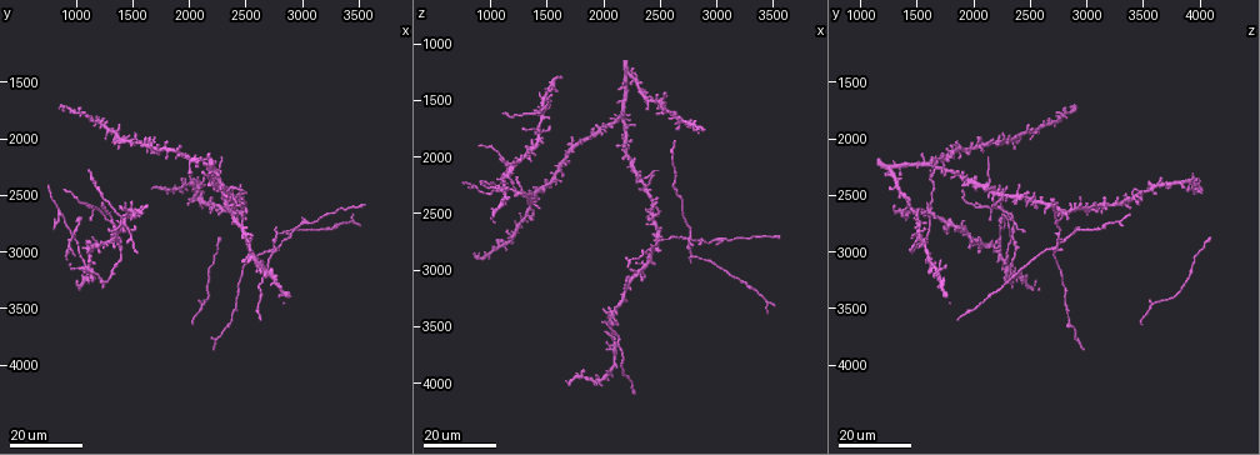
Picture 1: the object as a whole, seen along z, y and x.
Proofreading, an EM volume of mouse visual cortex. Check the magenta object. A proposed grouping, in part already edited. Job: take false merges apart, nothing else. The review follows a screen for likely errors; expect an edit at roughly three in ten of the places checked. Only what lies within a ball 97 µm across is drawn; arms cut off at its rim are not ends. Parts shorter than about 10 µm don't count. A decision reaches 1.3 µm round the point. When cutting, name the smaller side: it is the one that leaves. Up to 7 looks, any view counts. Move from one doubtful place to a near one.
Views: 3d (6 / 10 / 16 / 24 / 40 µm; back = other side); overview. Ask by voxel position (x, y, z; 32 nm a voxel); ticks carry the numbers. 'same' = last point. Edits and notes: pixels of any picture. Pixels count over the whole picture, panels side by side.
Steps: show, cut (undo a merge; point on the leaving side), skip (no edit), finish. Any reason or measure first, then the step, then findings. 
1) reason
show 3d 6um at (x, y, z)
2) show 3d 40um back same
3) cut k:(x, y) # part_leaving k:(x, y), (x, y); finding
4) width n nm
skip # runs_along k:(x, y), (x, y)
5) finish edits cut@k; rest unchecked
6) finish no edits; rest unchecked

side arm on a straight run
show 3d 16um at (2080, 2400, 3740)

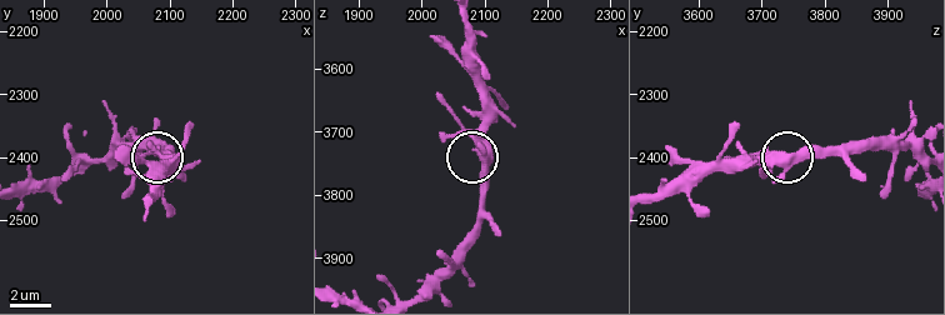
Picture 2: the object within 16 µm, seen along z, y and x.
show 3d 6um at (2105, 2410, 3750)

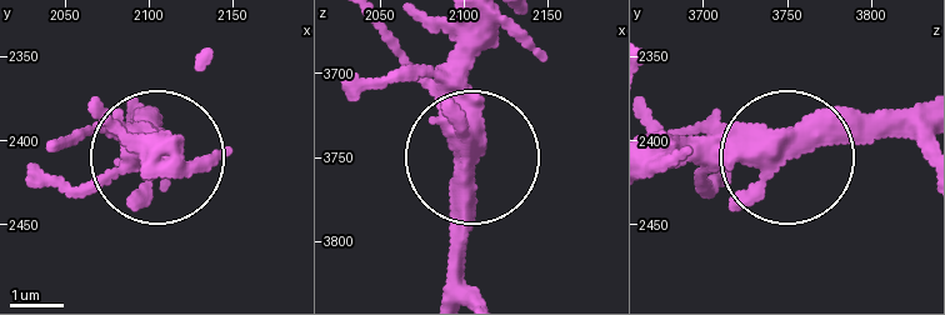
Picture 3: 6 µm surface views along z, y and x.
skip # runs_along 3:(460, 29), (460, 294); continuous, no second cell

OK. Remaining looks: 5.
three arms meet
show 3d 24um at (1400, 2740, 1620)

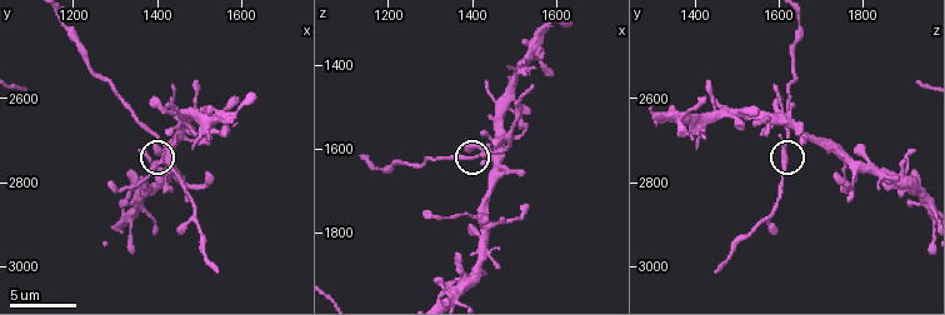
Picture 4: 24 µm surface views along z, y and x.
closer look
show 3d 10um at (1415, 2720, 1610)

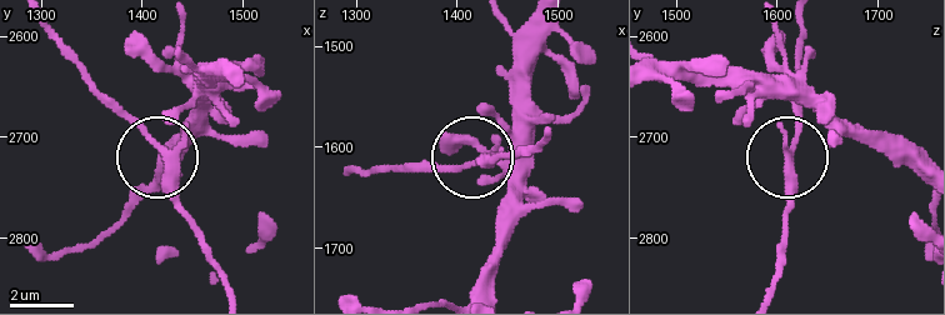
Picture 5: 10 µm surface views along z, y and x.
side_arm 13 um
skip # all the same cell

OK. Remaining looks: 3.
thin arm on a thick one
show 3d 16um at (1100, 3140, 2300)

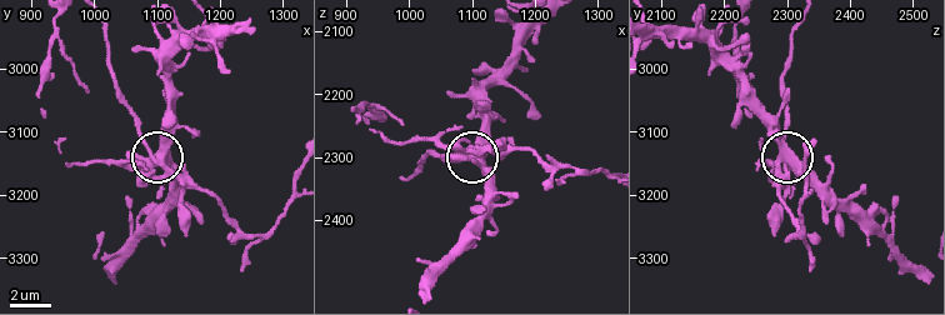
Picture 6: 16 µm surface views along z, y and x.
show 3d 10um at (1100, 3135, 2295)

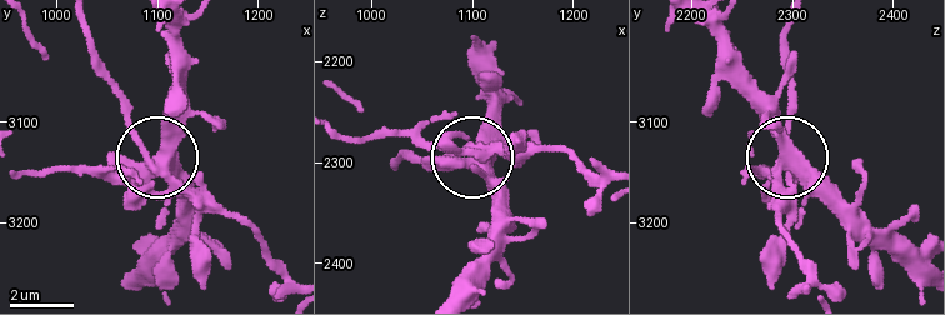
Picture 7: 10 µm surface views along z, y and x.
width 450 nm
cut 7:(133, 136) # part_leaving 7:(165, 173), (219, 203), (293, 275); two cells meet here

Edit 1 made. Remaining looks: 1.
finish edits cut@7; rest unchecked

